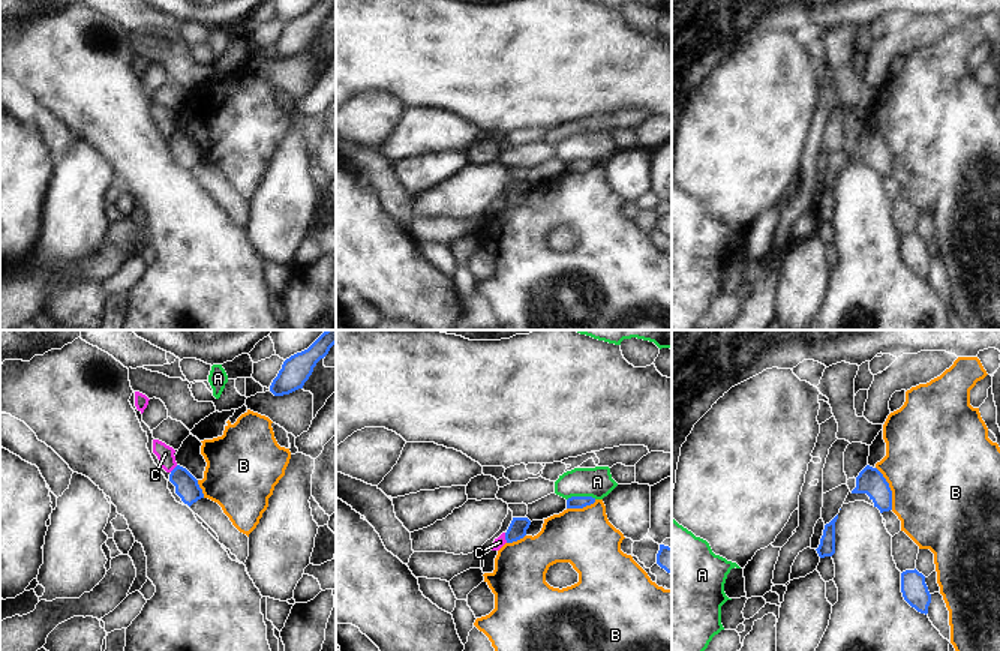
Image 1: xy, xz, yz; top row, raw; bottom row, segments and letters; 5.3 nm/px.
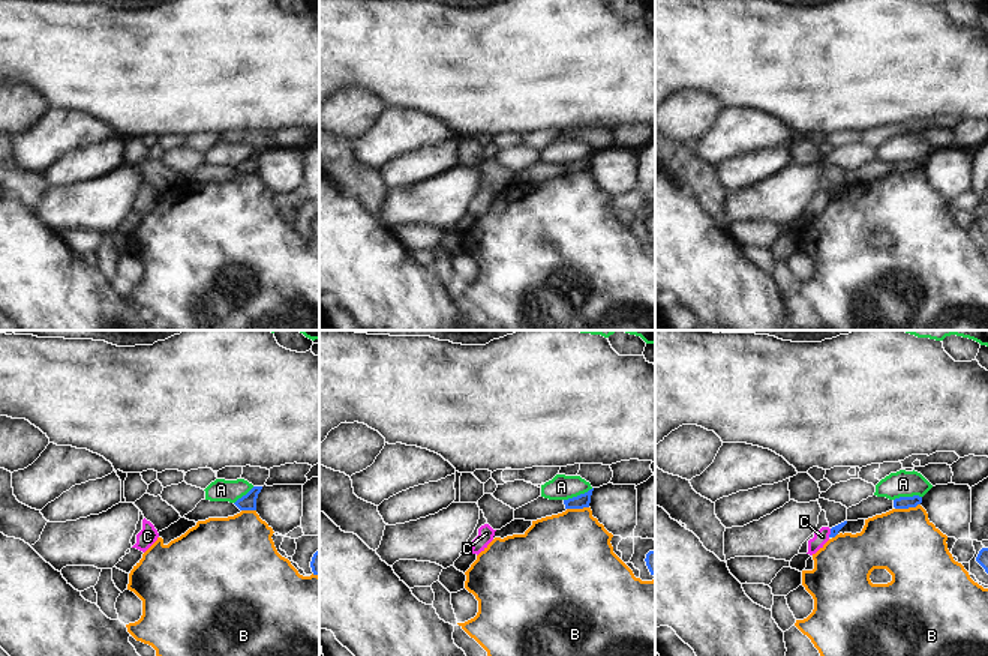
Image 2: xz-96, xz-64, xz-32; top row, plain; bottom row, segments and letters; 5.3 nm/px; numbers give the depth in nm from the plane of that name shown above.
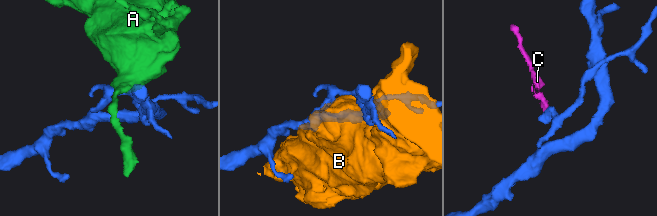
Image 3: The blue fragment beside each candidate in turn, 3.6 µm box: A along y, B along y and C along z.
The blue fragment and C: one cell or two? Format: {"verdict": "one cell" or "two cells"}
{"verdict": "two cells"}

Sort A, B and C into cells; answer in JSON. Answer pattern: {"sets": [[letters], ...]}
{"sets": [["A"], ["B"], ["C"]]}

